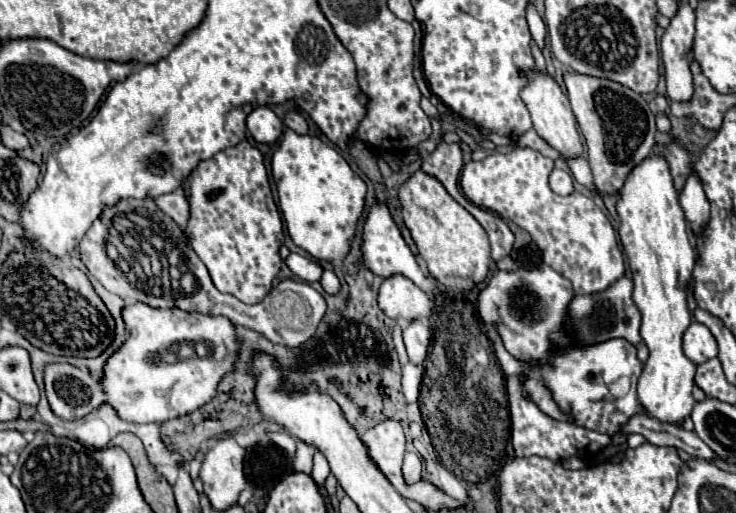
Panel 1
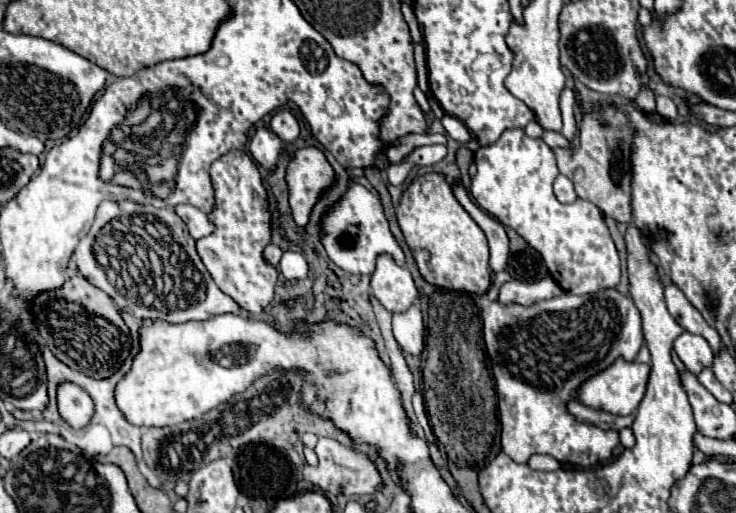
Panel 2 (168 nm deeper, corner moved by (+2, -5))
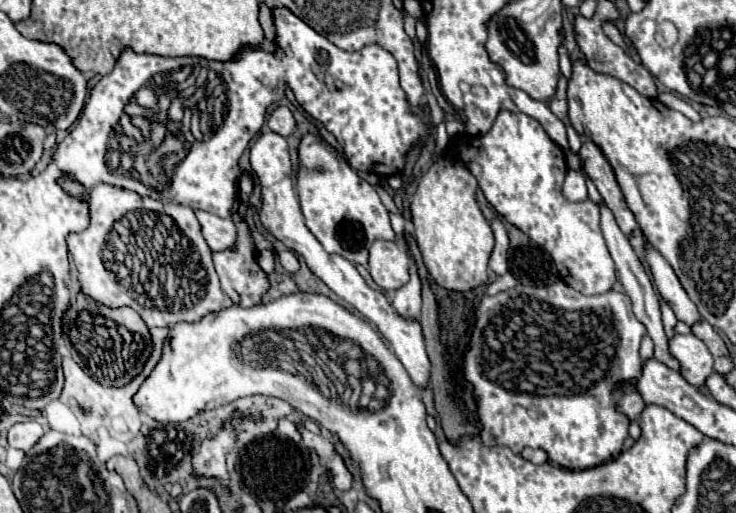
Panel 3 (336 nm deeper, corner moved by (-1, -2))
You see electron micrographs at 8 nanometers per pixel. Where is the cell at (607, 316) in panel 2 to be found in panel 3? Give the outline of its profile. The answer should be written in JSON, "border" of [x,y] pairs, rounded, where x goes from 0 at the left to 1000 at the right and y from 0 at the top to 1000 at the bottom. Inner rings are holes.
{"border":[[[757,548],[749,559],[702,556],[670,579],[659,575],[648,598],[648,630],[629,715],[632,743],[645,754],[656,825],[654,860],[664,871],[692,871],[697,883],[708,883],[713,871],[735,871],[751,903],[781,918],[836,895],[857,825],[836,797],[836,770],[849,762],[836,762],[836,750],[841,743],[860,747],[871,731],[868,669],[876,649],[876,634],[857,606],[855,579],[833,563],[798,579]]]}

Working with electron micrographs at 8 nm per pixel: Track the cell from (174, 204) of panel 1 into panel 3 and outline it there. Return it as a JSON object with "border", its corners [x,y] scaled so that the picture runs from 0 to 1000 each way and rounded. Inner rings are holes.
{"border":[[[265,411],[265,419],[287,489],[303,489],[306,481],[317,481],[322,446],[314,427],[300,427],[281,411]]]}

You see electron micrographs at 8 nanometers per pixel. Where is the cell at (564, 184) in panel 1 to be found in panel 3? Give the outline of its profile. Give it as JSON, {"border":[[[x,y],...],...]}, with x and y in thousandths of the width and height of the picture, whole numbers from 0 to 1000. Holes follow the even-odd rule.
{"border":[[[773,333],[765,357],[765,380],[773,392],[795,392],[798,388],[798,365],[795,365],[795,345],[784,333]]]}

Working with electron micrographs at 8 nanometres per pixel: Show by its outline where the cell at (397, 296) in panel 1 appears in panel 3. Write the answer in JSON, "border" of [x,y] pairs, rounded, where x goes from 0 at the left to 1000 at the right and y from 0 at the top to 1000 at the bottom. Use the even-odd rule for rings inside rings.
{"border":[[[510,470],[501,485],[501,532],[520,567],[539,567],[556,548],[556,497],[539,474]]]}

